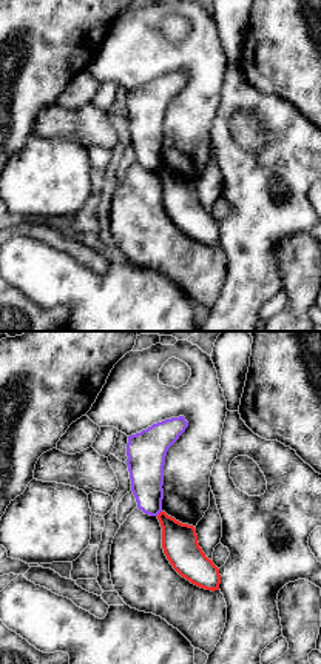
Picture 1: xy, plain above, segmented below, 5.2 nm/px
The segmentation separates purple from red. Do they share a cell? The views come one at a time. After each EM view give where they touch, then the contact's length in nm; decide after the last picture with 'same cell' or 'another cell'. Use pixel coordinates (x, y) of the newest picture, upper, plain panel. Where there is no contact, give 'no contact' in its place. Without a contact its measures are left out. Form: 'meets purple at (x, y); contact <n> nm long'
meets purple at (158, 168); contact 40 nm long

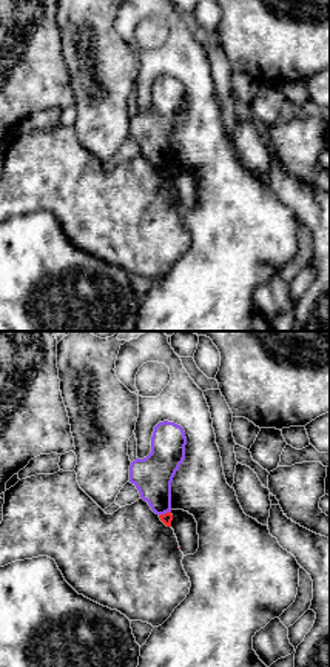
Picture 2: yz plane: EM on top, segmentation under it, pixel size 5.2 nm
meets purple at (164, 168); contact 70 nm long

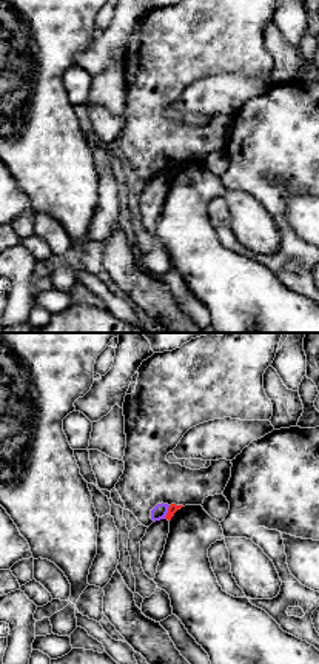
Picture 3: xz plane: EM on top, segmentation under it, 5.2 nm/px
meets purple at (167, 167); contact 80 nm long

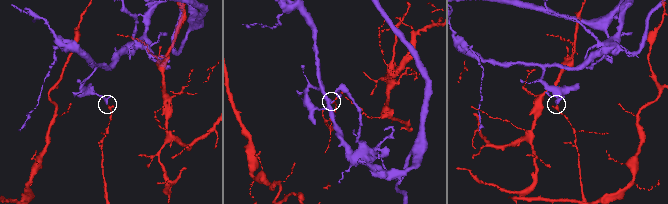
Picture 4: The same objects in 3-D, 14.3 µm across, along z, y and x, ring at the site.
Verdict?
another cell

